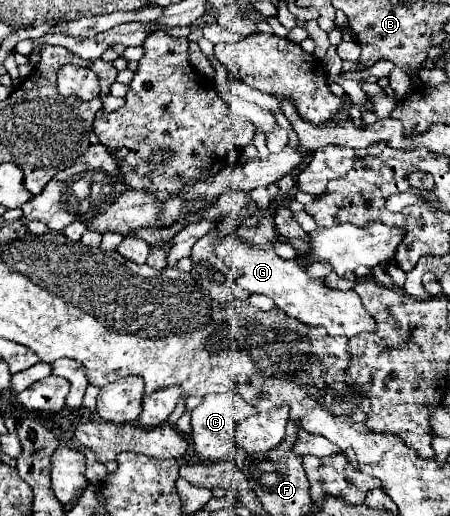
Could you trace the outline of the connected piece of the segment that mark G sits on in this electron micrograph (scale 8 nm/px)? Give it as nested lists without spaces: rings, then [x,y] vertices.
[[[226,237],[216,245],[214,253],[224,259],[224,263],[240,273],[238,283],[250,293],[262,293],[274,299],[274,303],[288,315],[304,321],[308,325],[324,325],[328,335],[340,335],[352,339],[360,333],[372,333],[376,323],[372,315],[362,309],[360,297],[354,291],[334,291],[322,283],[302,277],[302,263],[298,259],[286,261],[274,253],[274,249],[256,249],[248,243],[240,243],[234,237]]]

